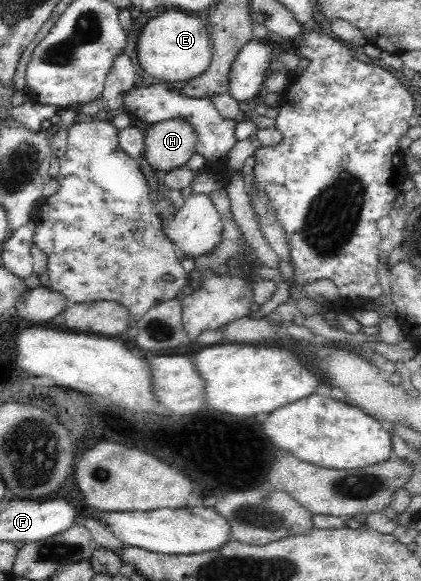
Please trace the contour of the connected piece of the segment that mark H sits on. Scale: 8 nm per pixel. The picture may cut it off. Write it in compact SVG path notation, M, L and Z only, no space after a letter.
M179 116L150 124L144 137L144 155L153 168L166 173L191 159L197 137L191 121Z

